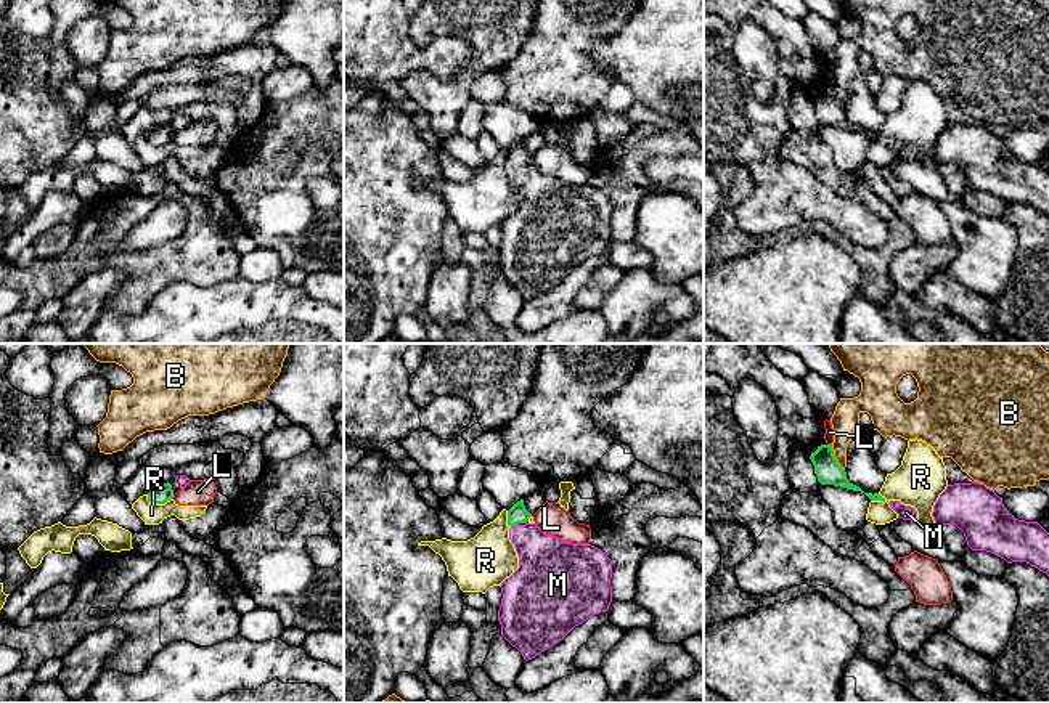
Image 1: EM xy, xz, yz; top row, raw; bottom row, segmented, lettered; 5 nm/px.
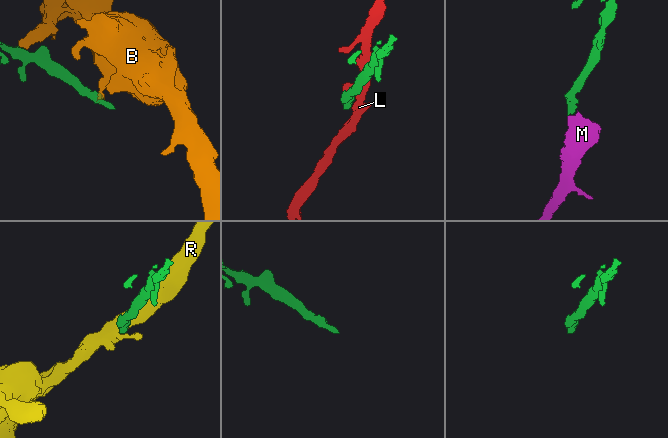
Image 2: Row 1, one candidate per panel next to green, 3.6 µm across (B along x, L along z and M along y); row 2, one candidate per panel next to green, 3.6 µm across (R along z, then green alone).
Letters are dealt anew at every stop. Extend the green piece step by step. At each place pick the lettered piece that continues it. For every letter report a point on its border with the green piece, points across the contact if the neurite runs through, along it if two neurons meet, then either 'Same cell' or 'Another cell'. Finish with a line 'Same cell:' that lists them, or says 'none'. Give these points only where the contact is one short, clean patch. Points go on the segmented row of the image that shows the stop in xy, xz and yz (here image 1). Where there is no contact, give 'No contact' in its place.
B: Touches green at yz (834, 458). Another cell
L: Touches green at xy (172, 496). Boundary: xy (174, 495), (171, 498). Another cell
M: Touches green at xz (514, 525). Path across: xz (518, 514), (514, 525), (546, 564). Same cell
R: Touches green at xy (158, 503). Boundary: xy (146, 495), (151, 503), (166, 503), (171, 498). Another cell
Same cell: M

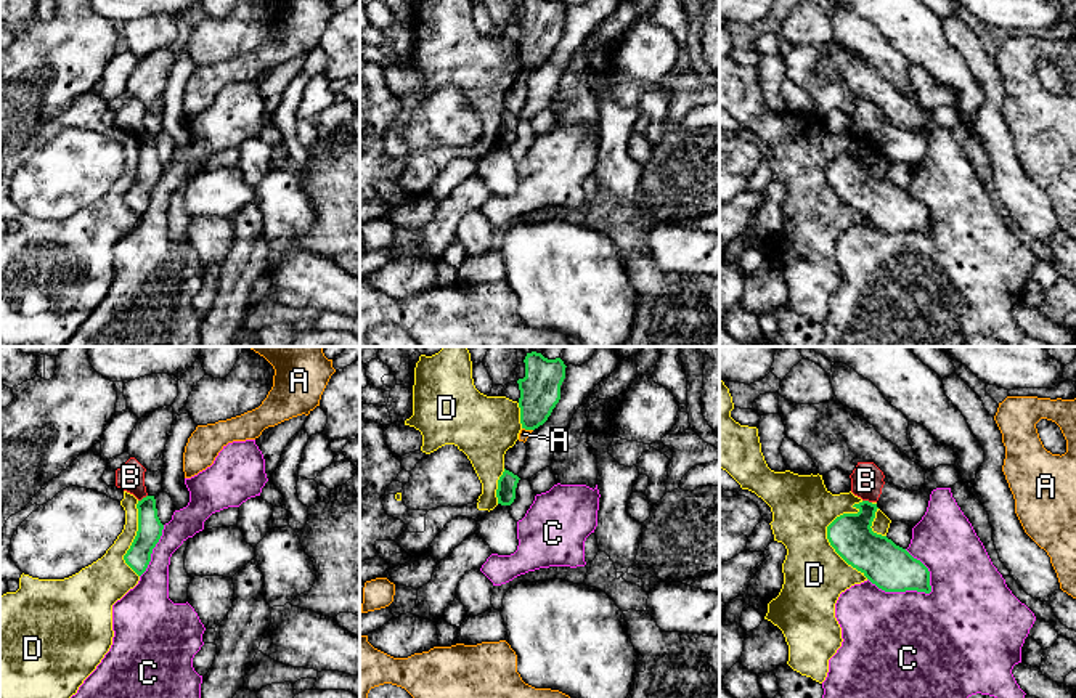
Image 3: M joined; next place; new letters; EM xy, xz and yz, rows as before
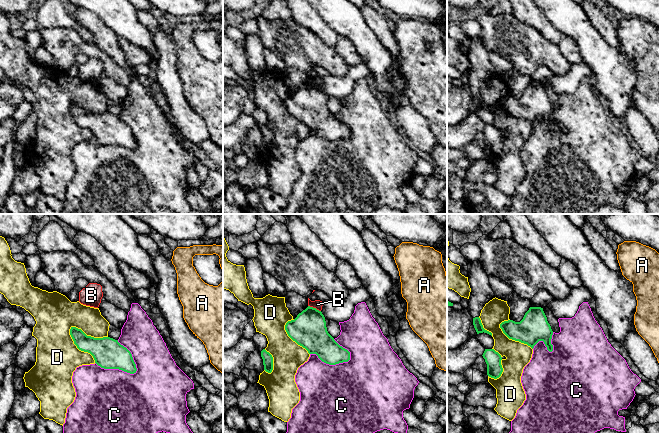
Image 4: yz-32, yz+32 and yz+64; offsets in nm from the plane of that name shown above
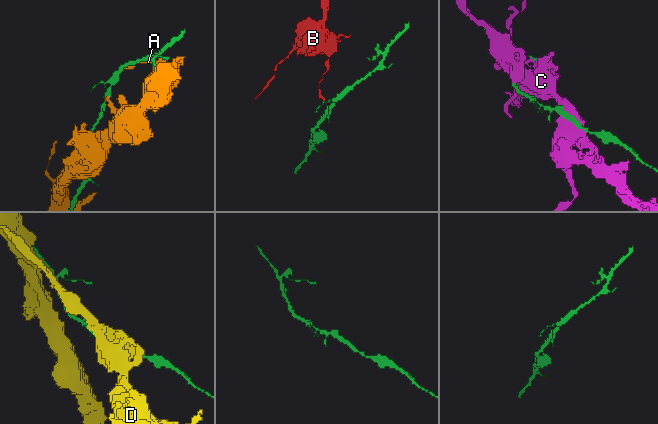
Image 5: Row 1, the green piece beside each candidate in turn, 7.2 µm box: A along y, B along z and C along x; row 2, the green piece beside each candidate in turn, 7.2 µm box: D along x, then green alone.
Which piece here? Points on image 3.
A: Touches green at xz (527, 429). Boundary: xz (522, 427), (532, 430). Another cell
B: Touches green at xy (143, 498). Boundary: xy (146, 495), (138, 501). Another cell
C: Touches green at yz (900, 591). Another cell
D: Touches green at yz (827, 535). Another cell
Same cell: none

